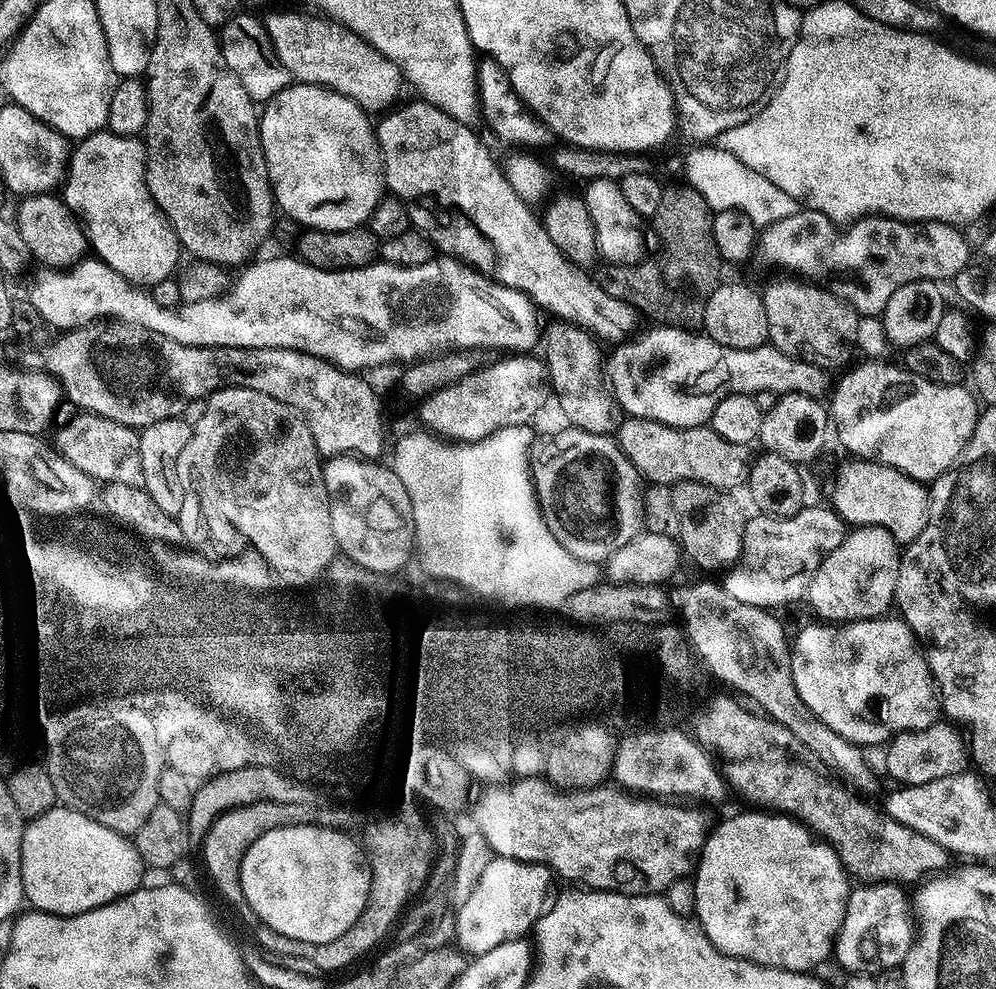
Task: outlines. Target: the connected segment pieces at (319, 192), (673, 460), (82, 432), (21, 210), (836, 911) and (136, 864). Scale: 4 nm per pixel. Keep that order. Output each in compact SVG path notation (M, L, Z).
M293 83L283 88L263 105L260 117L260 137L266 158L266 170L272 183L276 206L292 220L304 224L305 229L337 232L359 228L370 218L374 206L385 195L384 163L380 161L380 147L376 141L373 121L369 113L350 98L318 84Z
M628 416L621 419L619 428L614 433L614 439L620 448L630 458L632 465L640 472L641 477L648 484L681 484L684 480L693 480L711 488L721 490L743 489L748 482L750 467L749 445L738 442L726 442L722 434L718 434L711 426L698 428L671 428L653 420L643 420L637 416Z
M81 411L80 416L68 420L56 432L56 448L64 455L64 464L73 464L82 474L94 482L100 480L109 486L139 488L143 485L142 454L138 454L140 434L137 429L122 426L122 422L110 422L110 418L93 416Z
M59 195L25 196L19 202L21 204L16 208L14 223L18 234L22 234L22 242L26 242L29 257L33 261L36 259L37 265L65 269L85 259L90 248L88 238L80 221L65 206Z
M758 810L760 812L740 812L729 820L724 820L716 829L707 833L703 848L698 853L698 863L694 868L696 886L696 914L700 928L710 938L710 942L720 952L735 956L738 960L749 960L767 968L781 968L787 972L811 973L824 959L833 955L833 944L842 926L843 915L846 914L848 893L850 891L849 873L840 860L840 852L833 845L814 835L813 829L799 820L781 814L775 810Z
M57 806L41 816L29 819L24 825L22 838L22 886L24 899L37 912L53 912L55 916L77 916L95 908L101 908L115 900L130 895L141 887L140 880L146 873L135 843L127 836L94 822L75 807Z

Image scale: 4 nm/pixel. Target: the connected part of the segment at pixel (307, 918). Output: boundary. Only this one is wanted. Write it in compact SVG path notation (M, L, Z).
M317 824L286 825L284 828L275 828L269 832L263 832L248 847L240 864L240 886L243 903L245 905L248 903L249 910L260 919L258 921L261 925L276 931L278 935L285 935L286 938L298 938L298 942L314 942L315 944L334 942L334 938L346 934L346 930L350 930L350 926L354 926L354 922L358 922L362 910L368 904L368 891L372 888L372 877L369 869L362 863L361 857L359 860L357 856L355 842L339 827L320 827Z

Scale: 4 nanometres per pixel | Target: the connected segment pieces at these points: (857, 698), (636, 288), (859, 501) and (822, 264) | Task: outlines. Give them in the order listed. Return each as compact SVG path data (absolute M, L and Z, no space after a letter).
M890 617L851 621L845 626L815 622L790 644L791 680L803 705L828 729L863 748L885 745L898 733L930 728L940 710L928 661L916 636L904 620Z
M665 187L662 206L658 206L658 214L650 220L650 228L652 224L660 239L660 257L657 260L642 258L637 264L601 263L594 272L596 284L606 290L610 298L626 302L641 317L649 316L657 325L703 329L706 302L722 283L722 261L714 242L712 218L708 204L691 187Z
M848 458L832 480L830 507L845 525L884 528L897 545L907 546L928 524L930 492L921 481L875 460Z
M799 210L793 217L786 218L780 222L774 222L773 225L765 227L762 232L762 248L768 251L769 256L778 264L782 264L791 270L793 273L799 274L804 278L811 278L816 282L828 282L824 280L833 280L834 291L836 295L844 297L861 316L880 316L886 310L886 302L890 302L896 290L906 286L906 282L914 282L915 280L935 280L937 282L955 281L956 275L965 268L973 259L974 252L968 249L968 240L963 236L961 229L955 224L943 224L937 220L926 220L923 222L913 222L911 220L896 220L893 216L863 216L860 220L853 220L851 224L847 225L841 230L833 220L826 218L826 214L821 212L814 212L811 210Z

